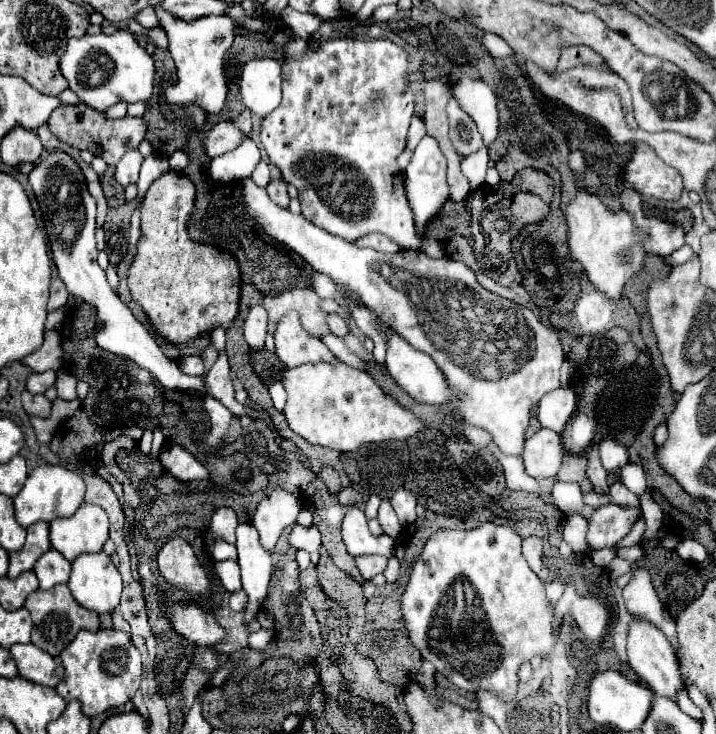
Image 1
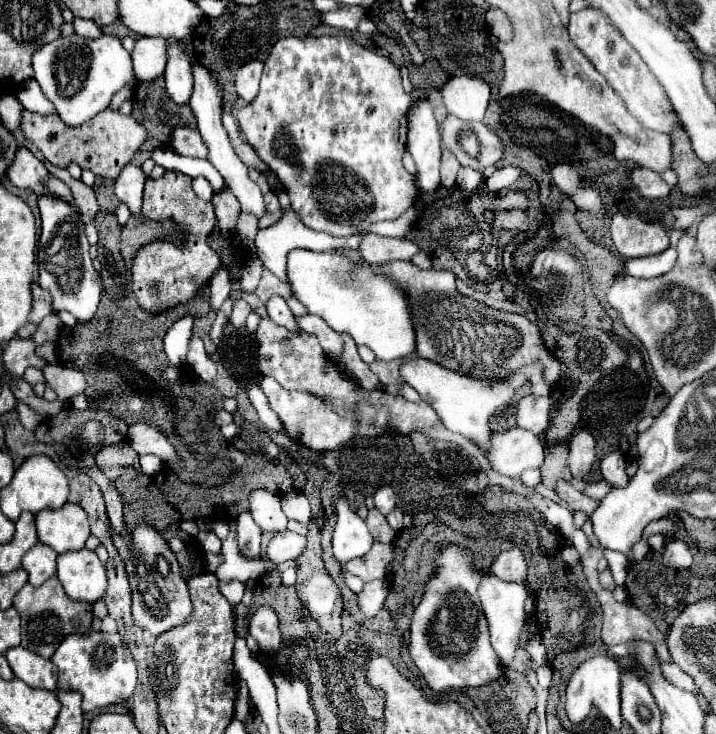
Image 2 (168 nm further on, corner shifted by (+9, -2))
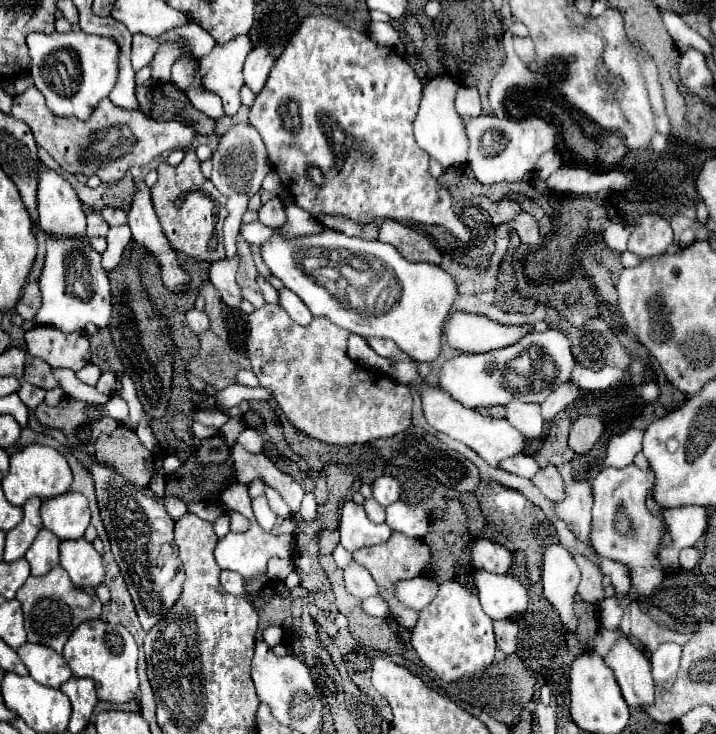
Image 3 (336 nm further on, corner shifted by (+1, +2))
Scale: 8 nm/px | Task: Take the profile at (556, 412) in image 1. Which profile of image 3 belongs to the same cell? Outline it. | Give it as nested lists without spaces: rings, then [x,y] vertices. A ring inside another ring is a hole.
[[[512,401],[506,405],[506,419],[516,427],[520,433],[524,433],[530,439],[536,439],[542,435],[542,415],[540,415],[540,405],[534,403],[522,403],[522,401]]]

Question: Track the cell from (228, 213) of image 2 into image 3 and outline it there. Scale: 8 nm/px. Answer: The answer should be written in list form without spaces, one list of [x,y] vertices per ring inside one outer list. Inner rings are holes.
[[[238,123],[220,137],[218,147],[214,149],[214,155],[212,155],[212,163],[214,163],[214,171],[212,171],[210,179],[216,185],[216,189],[222,195],[226,195],[226,199],[228,199],[226,201],[228,217],[224,221],[224,245],[226,245],[228,259],[232,259],[236,255],[236,235],[240,233],[242,215],[246,213],[248,199],[260,191],[260,185],[262,185],[264,177],[268,175],[268,171],[272,169],[272,165],[270,165],[266,147],[264,147],[256,127],[252,127],[250,123]]]

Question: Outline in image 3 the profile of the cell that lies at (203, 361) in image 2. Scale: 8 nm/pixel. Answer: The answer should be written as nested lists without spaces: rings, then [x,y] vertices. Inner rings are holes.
[[[198,309],[186,311],[186,325],[188,325],[194,333],[204,333],[204,331],[210,327],[206,313],[204,313],[204,311],[198,311]]]

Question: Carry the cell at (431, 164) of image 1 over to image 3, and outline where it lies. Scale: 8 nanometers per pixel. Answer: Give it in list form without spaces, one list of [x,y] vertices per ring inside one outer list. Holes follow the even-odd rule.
[[[438,75],[430,79],[422,89],[422,101],[420,111],[414,121],[414,135],[418,145],[436,161],[440,161],[444,167],[462,165],[468,159],[468,137],[464,129],[464,121],[454,109],[454,99],[458,91],[458,83],[450,75]]]

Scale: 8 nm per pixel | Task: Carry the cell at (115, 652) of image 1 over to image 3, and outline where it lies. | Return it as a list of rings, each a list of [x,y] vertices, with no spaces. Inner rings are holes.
[[[102,619],[84,621],[80,623],[80,627],[76,627],[76,631],[66,641],[62,655],[68,661],[74,677],[88,677],[96,683],[98,699],[110,701],[110,703],[126,703],[136,697],[138,645],[124,625],[106,623]]]

